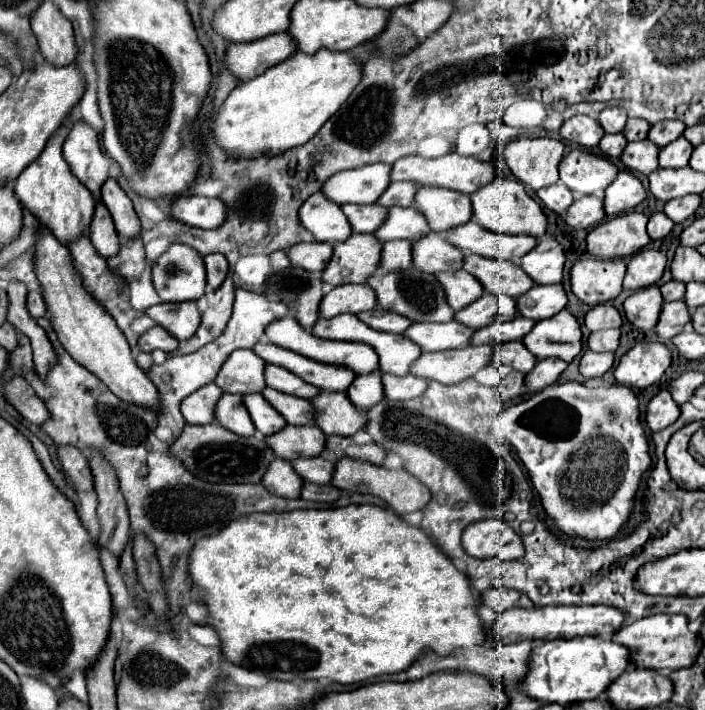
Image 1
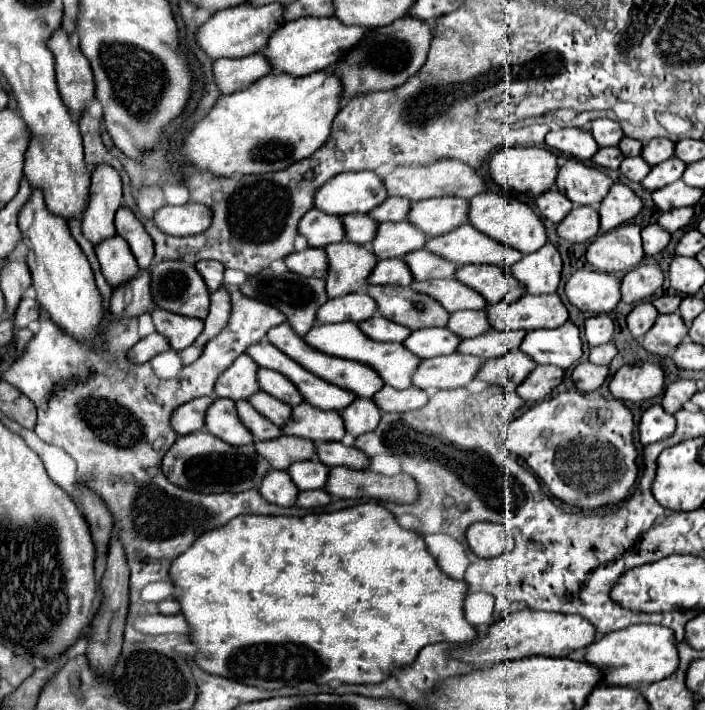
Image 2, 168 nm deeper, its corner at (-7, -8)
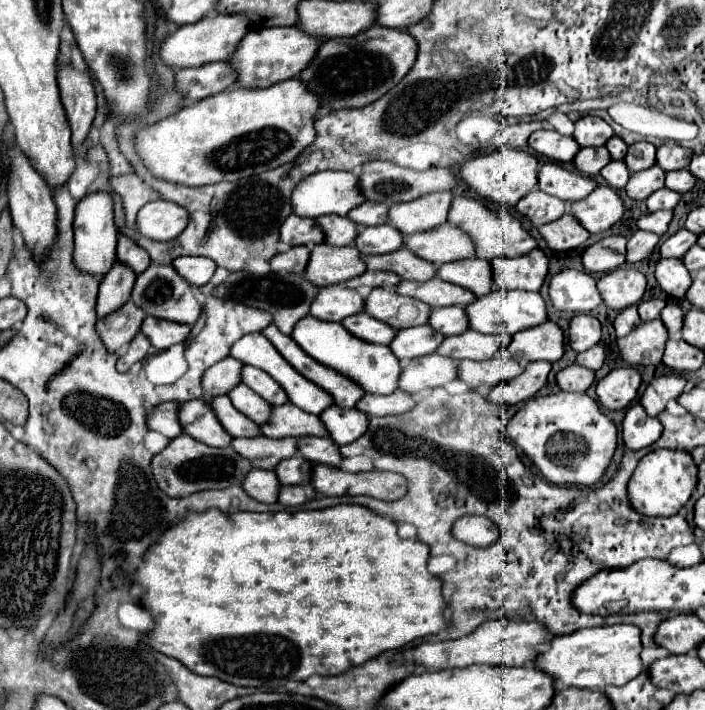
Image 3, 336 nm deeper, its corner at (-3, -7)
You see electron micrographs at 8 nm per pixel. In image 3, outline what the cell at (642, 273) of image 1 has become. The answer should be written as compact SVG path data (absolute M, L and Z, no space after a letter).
M618 267L598 281L598 289L608 307L622 311L642 301L642 295L646 291L646 275L638 269Z

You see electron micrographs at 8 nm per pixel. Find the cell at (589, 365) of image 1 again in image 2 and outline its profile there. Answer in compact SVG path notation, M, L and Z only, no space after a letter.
M580 362L572 372L572 382L582 392L594 392L602 386L608 376L608 366L596 366L590 362Z

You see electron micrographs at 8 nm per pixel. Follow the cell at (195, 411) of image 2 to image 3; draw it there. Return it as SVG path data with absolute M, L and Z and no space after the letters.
M162 403L148 415L148 427L152 431L158 431L170 439L182 433L180 423L176 423L176 407L178 403Z

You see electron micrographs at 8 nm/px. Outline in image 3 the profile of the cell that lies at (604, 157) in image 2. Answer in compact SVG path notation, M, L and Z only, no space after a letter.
M584 147L578 151L578 155L574 157L576 167L584 173L584 175L596 175L602 171L602 167L606 167L612 161L612 157L608 155L606 147Z

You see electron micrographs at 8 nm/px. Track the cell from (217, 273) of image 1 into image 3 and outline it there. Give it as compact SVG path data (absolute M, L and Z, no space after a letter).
M180 257L172 265L194 287L206 285L216 271L216 263L208 257Z

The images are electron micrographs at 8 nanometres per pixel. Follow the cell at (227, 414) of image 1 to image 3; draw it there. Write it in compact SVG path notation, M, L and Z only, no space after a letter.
M204 397L180 403L180 425L184 433L210 447L228 447L232 443L232 435L220 425L210 401Z

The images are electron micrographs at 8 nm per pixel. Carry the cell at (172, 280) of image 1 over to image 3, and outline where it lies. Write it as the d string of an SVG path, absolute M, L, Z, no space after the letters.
M152 263L148 271L144 271L144 275L138 275L134 291L132 291L132 301L138 307L142 307L146 315L176 321L176 323L186 323L186 325L194 325L202 313L202 305L194 297L194 287L186 279L180 279L180 273L176 273L172 265Z

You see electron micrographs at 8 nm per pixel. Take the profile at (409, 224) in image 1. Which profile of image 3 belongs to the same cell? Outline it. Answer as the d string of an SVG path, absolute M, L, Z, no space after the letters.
M388 223L380 227L362 227L356 237L356 247L362 255L386 255L388 251L404 247L404 235Z

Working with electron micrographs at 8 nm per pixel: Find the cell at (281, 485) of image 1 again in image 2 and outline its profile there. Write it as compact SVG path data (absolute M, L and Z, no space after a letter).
M270 470L260 486L260 494L264 500L278 504L278 506L294 506L298 488L292 484L288 472L280 470Z

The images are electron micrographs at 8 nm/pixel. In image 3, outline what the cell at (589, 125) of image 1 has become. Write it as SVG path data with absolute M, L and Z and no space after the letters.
M550 129L550 131L536 131L530 135L528 139L528 145L550 157L550 159L556 159L556 161L572 161L576 157L576 153L580 151L576 139L572 139L572 135L560 135L558 131Z

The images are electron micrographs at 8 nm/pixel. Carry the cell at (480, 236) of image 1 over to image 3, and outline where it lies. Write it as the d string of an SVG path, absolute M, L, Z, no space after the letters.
M444 223L442 227L436 227L432 231L408 235L404 239L406 247L418 257L438 265L474 257L476 251L472 247L472 239L468 239L468 235L464 235L464 231L460 231L458 227L448 227L448 225L450 223Z

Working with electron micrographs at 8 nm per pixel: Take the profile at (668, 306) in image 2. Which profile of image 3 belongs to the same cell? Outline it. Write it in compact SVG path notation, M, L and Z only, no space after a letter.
M650 299L650 301L642 301L640 307L638 307L638 313L640 313L640 319L642 321L652 321L656 317L660 317L660 311L666 307L668 301L664 299Z

